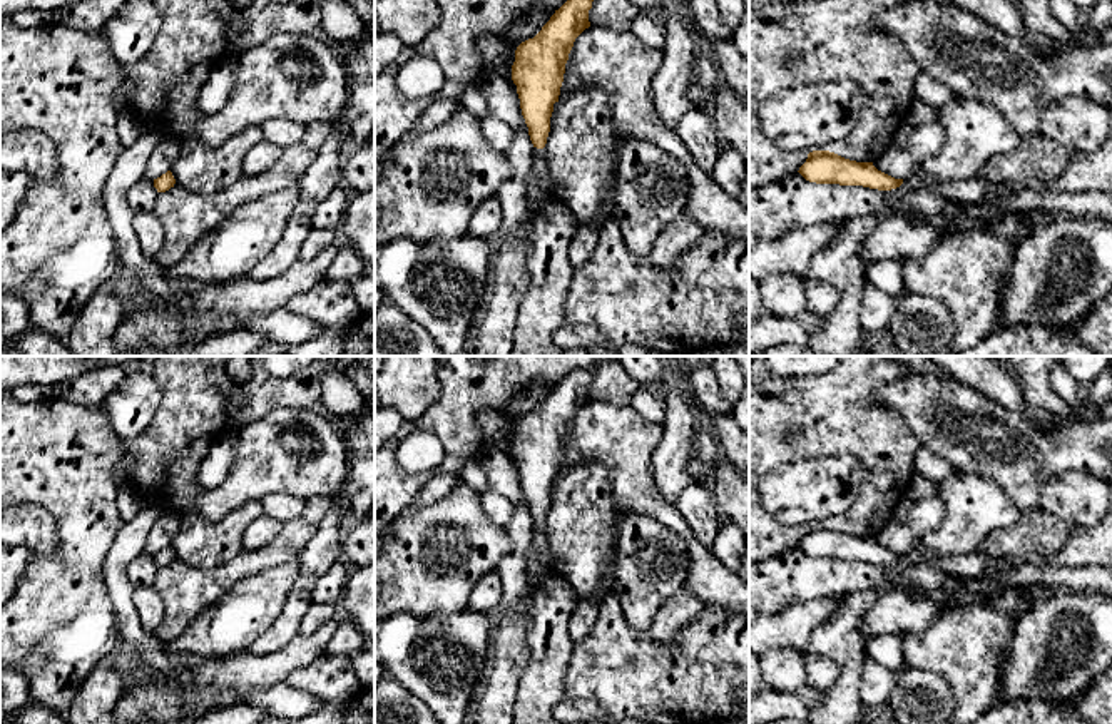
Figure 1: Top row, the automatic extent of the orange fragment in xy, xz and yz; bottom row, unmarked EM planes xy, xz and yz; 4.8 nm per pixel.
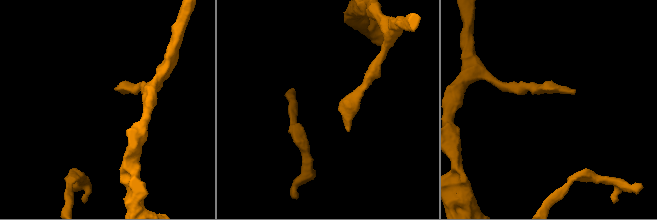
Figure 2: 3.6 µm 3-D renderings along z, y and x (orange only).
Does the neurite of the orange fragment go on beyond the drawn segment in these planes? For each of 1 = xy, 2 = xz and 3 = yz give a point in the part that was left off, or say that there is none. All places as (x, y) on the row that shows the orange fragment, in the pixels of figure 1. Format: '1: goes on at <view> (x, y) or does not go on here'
1: does not go on here
2: goes on at xz (539, 166)
3: does not go on here

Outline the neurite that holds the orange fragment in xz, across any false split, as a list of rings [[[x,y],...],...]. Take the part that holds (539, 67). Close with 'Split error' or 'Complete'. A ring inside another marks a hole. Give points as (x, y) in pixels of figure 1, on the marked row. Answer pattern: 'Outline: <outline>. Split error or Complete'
Outline: [[[567,0],[542,30],[515,50],[512,80],[517,85],[522,115],[533,144],[533,184],[527,191],[528,211],[548,181],[545,144],[550,132],[553,104],[559,102],[565,64],[575,38],[590,27],[589,10],[594,0]]]. Split error

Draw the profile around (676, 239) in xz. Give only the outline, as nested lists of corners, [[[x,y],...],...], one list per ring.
[[[681,214],[659,232],[647,259],[657,269],[669,269],[689,254],[702,232],[699,224],[689,216]]]

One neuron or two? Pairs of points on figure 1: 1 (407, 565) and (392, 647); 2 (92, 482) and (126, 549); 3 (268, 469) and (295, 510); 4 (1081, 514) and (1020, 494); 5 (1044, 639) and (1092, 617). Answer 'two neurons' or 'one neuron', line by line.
1: two neurons
2: two neurons
3: two neurons
4: two neurons
5: one neuron

